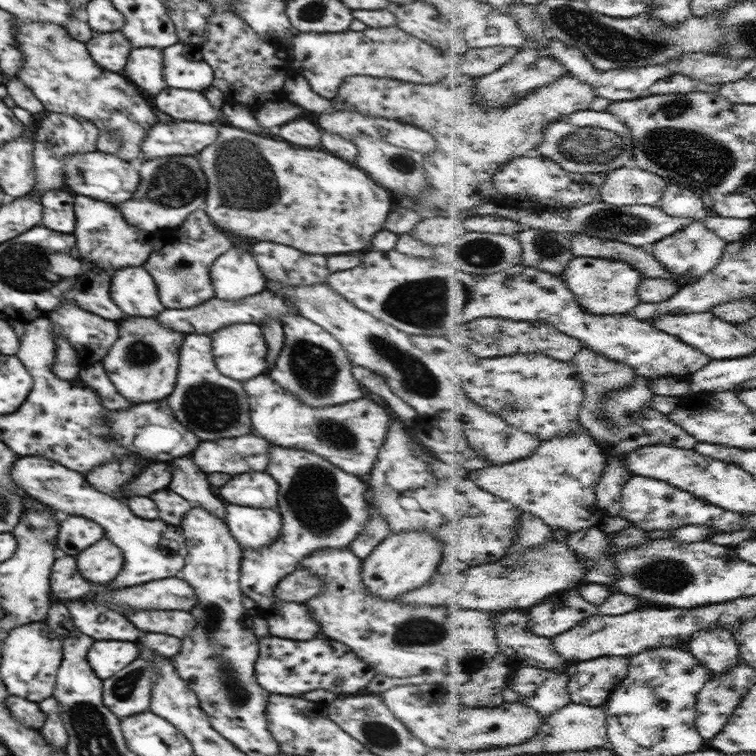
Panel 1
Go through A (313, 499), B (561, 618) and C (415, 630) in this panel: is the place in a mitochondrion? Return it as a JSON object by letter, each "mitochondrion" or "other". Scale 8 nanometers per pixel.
{"A":"mitochondrion","B":"other","C":"mitochondrion"}

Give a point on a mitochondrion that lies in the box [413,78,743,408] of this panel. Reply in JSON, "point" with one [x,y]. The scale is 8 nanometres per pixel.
{"point":[698,159]}

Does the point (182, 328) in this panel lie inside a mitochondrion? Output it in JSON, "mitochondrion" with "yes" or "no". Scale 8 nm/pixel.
{"mitochondrion":"no"}

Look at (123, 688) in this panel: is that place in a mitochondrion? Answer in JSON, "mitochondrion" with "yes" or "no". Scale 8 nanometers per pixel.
{"mitochondrion":"yes"}

